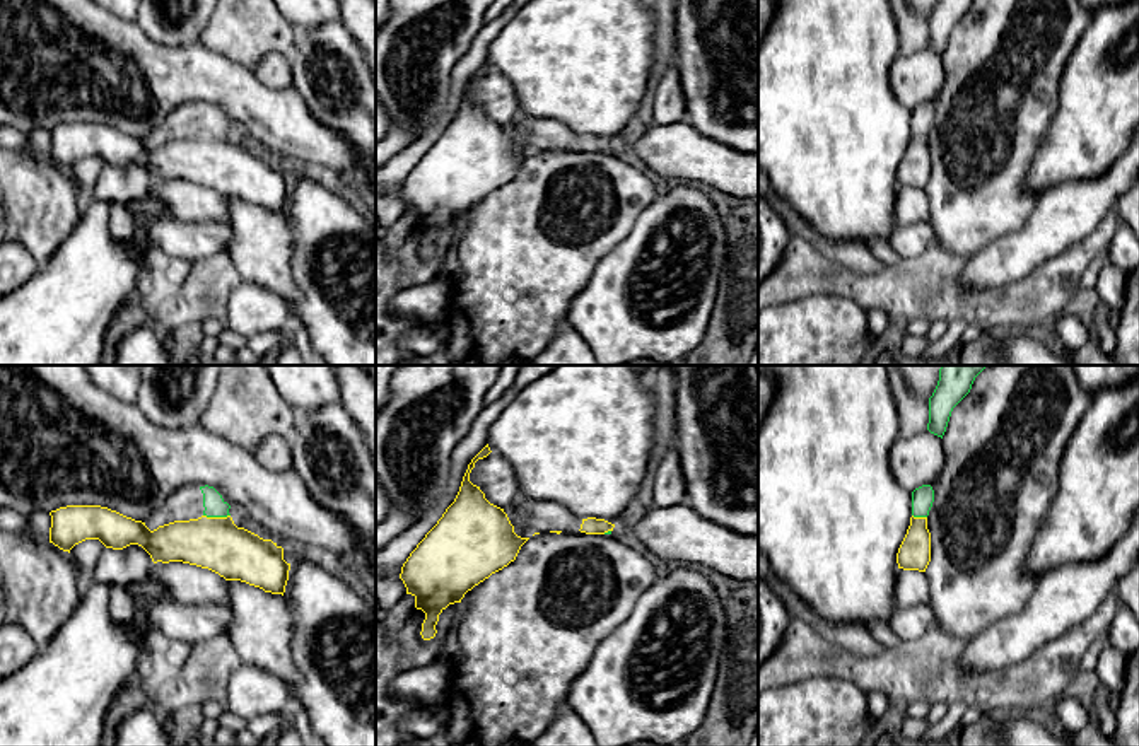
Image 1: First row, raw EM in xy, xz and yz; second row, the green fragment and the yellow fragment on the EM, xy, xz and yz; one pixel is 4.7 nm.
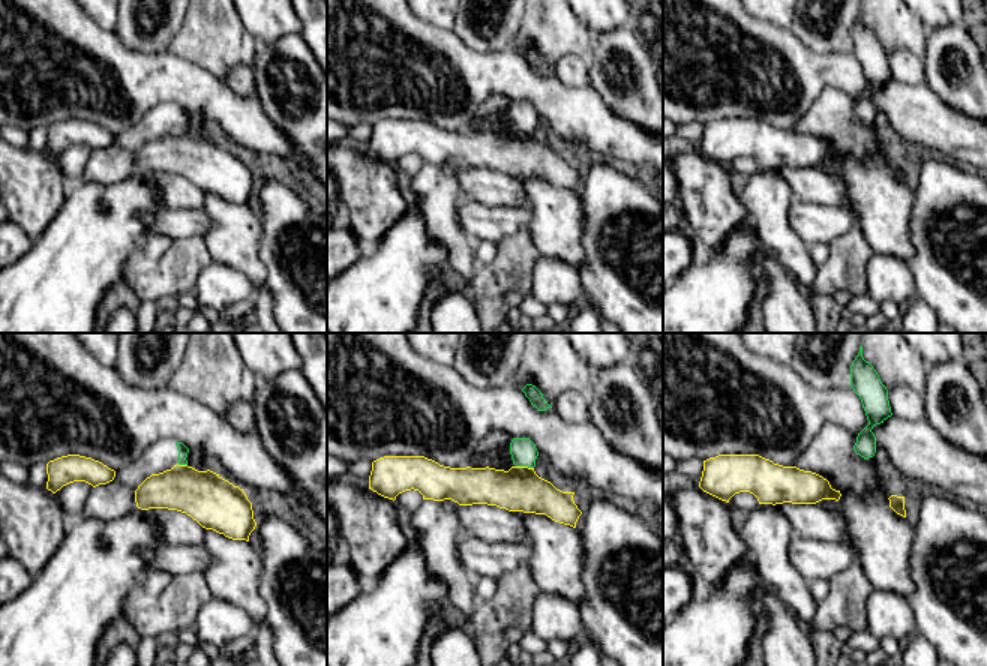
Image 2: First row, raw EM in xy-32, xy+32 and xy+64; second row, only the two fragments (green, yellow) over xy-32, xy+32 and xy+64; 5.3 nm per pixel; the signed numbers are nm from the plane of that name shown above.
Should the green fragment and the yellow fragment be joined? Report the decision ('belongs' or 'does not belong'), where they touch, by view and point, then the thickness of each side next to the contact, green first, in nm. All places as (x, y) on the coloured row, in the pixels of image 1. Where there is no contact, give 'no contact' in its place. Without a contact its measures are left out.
belongs; meets green in xy at (217, 516); 100 nm thick on the green side, 260 nm on the other

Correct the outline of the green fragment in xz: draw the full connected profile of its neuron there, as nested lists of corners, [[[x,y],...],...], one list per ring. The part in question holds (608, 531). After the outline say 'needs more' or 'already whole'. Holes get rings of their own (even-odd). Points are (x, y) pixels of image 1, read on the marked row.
[[[587,517],[587,519],[582,519],[579,531],[586,534],[611,534],[613,527],[615,524],[605,519]]]; needs more

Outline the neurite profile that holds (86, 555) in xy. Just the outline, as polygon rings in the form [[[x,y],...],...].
[[[85,539],[70,550],[72,562],[84,575],[92,574],[106,546],[99,539]]]

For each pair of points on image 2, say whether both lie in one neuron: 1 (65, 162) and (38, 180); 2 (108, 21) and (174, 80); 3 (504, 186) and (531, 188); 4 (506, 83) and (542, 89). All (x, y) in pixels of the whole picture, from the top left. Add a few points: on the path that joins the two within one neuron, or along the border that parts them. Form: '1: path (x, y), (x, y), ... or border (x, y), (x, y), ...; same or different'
1: border (53, 158), (68, 185); different
2: border (87, 15), (113, 32); different
3: border (513, 176), (522, 188), (524, 206); different
4: path (515, 83), (533, 87); same

